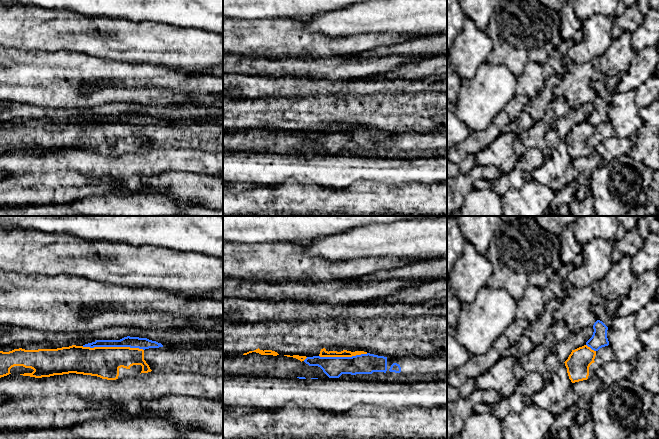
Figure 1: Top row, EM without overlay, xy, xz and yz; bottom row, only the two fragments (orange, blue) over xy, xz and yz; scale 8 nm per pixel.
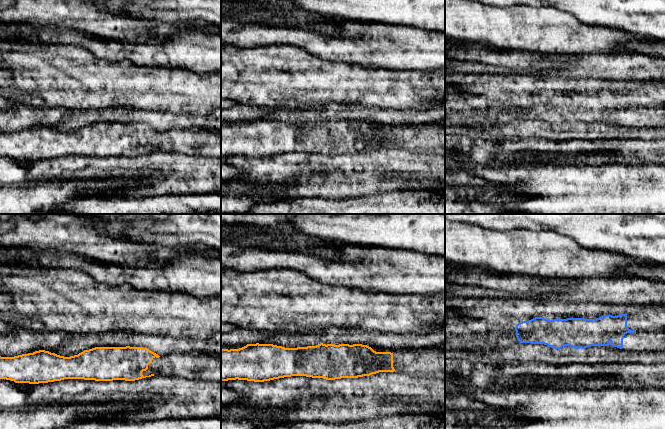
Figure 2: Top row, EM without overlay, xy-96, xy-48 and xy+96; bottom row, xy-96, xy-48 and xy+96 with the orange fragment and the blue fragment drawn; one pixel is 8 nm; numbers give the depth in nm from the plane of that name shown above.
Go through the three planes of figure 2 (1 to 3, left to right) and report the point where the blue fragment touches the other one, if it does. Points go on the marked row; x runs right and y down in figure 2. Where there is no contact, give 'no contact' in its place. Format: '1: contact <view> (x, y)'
1: no contact
2: no contact
3: no contact

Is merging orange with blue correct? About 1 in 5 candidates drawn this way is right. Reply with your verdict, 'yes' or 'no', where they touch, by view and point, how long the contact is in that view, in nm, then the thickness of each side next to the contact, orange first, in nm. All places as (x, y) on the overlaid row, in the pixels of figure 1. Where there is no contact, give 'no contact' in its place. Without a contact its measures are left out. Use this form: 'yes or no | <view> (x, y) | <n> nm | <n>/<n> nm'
no | xy (113, 347) | 500 nm | 260/100 nm

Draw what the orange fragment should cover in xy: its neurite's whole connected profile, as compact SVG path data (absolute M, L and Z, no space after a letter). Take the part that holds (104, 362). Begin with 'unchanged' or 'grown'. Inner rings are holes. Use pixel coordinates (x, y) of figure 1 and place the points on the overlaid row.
unchanged; M72 345L57 349L0 351L0 378L11 374L12 367L23 366L34 371L20 375L35 378L76 373L116 380L121 367L130 369L133 365L141 365L141 373L152 371L144 360L144 350L139 348Z

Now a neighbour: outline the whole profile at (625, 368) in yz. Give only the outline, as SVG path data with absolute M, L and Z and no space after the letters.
M609 362L603 364L596 371L596 376L602 381L604 387L617 383L621 379L626 379L634 366L634 362Z

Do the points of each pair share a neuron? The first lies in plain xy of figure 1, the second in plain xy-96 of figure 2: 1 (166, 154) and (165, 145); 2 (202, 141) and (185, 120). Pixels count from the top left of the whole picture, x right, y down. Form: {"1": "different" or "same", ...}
{"1": "different", "2": "different"}

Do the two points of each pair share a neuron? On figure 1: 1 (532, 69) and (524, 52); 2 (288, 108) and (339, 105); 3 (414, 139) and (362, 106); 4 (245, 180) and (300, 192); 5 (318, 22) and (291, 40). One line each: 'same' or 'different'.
1: different
2: same
3: different
4: different
5: different

